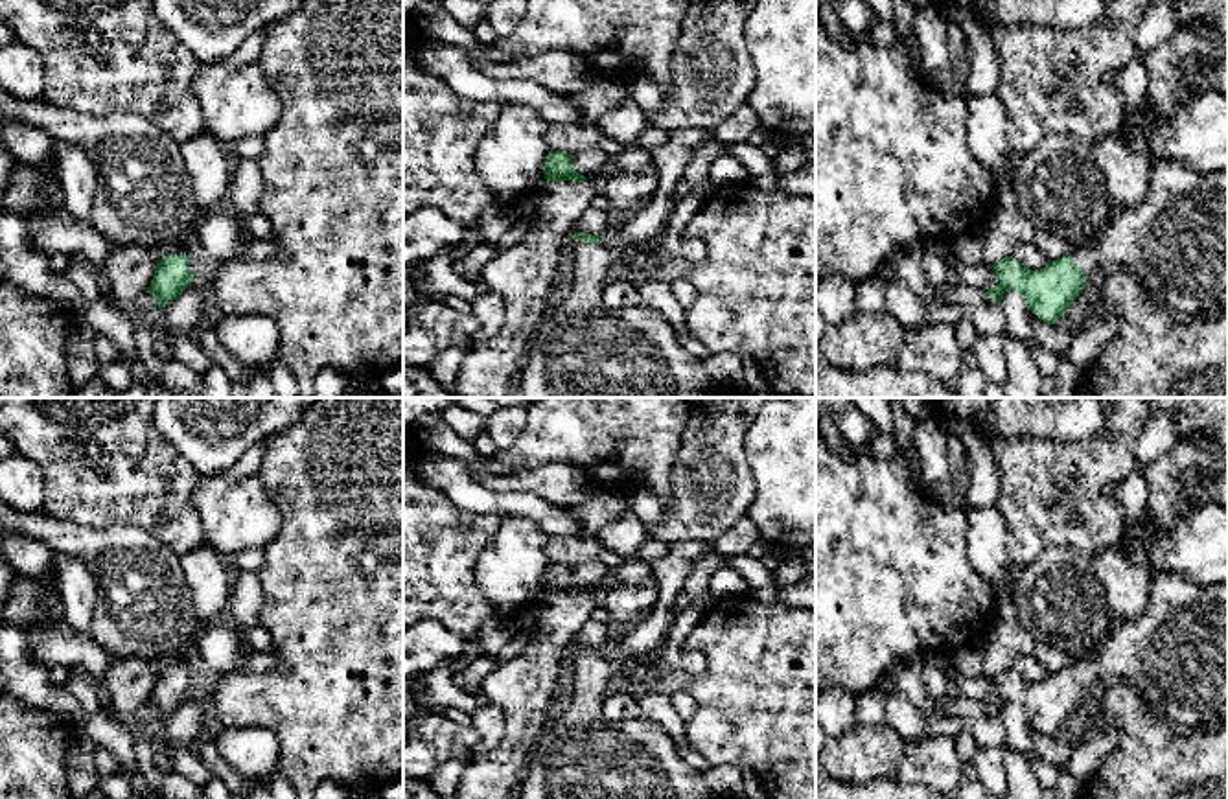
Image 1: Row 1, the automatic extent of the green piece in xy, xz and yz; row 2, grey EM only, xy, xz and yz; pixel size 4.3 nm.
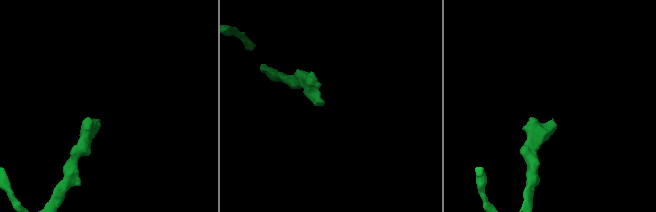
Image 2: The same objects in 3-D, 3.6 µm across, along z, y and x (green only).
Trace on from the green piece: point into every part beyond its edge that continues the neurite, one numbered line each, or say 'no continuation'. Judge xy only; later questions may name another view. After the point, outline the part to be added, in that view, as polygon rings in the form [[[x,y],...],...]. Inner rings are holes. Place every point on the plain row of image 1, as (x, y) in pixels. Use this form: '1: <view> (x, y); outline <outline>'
1: xy (194, 676); outline [[[177,659],[177,661],[168,661],[168,663],[162,663],[156,666],[156,674],[164,672],[166,668],[169,666],[184,666],[190,670],[190,681],[193,687],[197,687],[199,683],[199,672],[197,672],[197,666],[191,659]]]

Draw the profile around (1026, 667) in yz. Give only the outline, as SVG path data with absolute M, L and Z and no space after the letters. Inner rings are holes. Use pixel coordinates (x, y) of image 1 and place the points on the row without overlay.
M1022 654L1011 661L1011 668L1025 681L1038 683L1044 681L1049 674L1048 670L1037 661L1035 655Z

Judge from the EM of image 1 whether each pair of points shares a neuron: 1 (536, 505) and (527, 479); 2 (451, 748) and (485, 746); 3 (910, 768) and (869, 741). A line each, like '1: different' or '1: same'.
1: different
2: different
3: different

